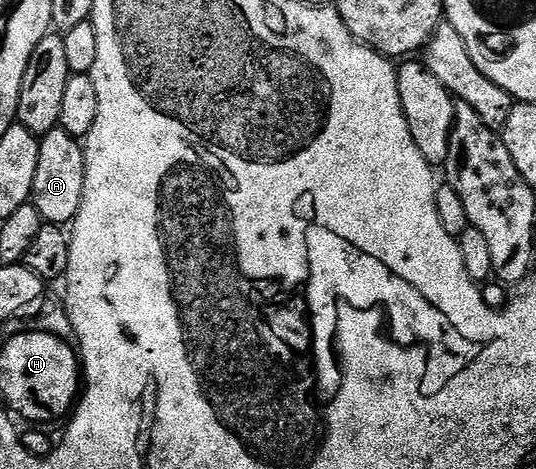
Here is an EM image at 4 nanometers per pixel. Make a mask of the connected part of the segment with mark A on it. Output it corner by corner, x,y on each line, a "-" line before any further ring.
60,127
40,137
38,170
34,173
34,190
30,202
38,214
42,214
45,224
71,225
82,206
85,178
84,146
77,137
66,134
66,130

